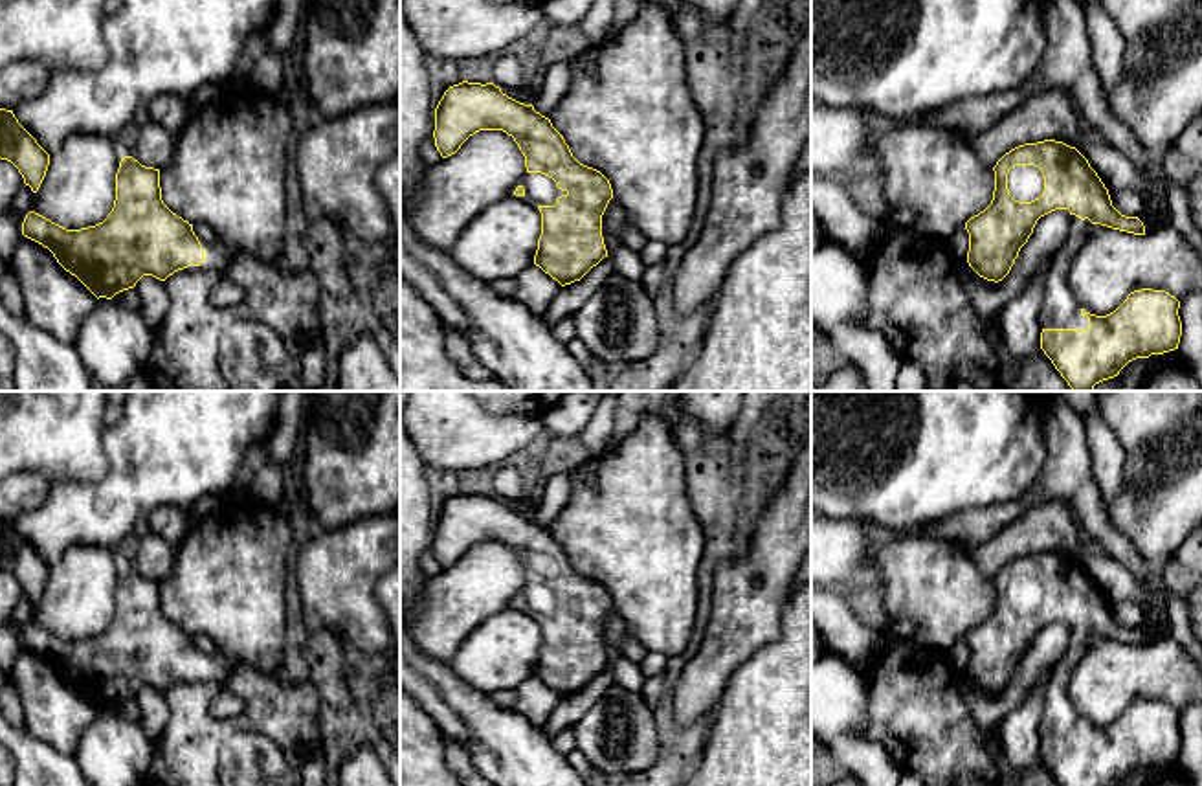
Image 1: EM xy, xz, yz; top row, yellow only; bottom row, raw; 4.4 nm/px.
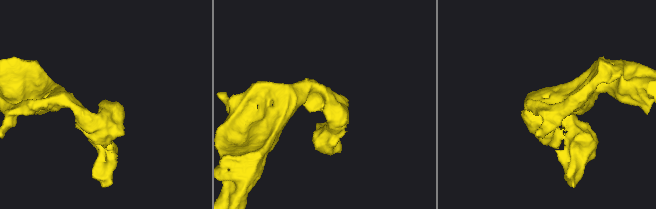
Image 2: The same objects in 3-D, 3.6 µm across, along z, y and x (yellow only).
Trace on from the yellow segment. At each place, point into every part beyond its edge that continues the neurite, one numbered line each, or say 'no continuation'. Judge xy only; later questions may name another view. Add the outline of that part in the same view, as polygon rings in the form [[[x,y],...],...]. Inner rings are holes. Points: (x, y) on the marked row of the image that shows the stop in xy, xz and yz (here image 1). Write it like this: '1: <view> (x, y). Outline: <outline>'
1: xy (211, 256). Outline: [[[215,246],[215,248],[204,248],[204,261],[207,264],[218,266],[220,270],[226,268],[226,255],[228,253],[224,250],[220,250],[218,246]]]

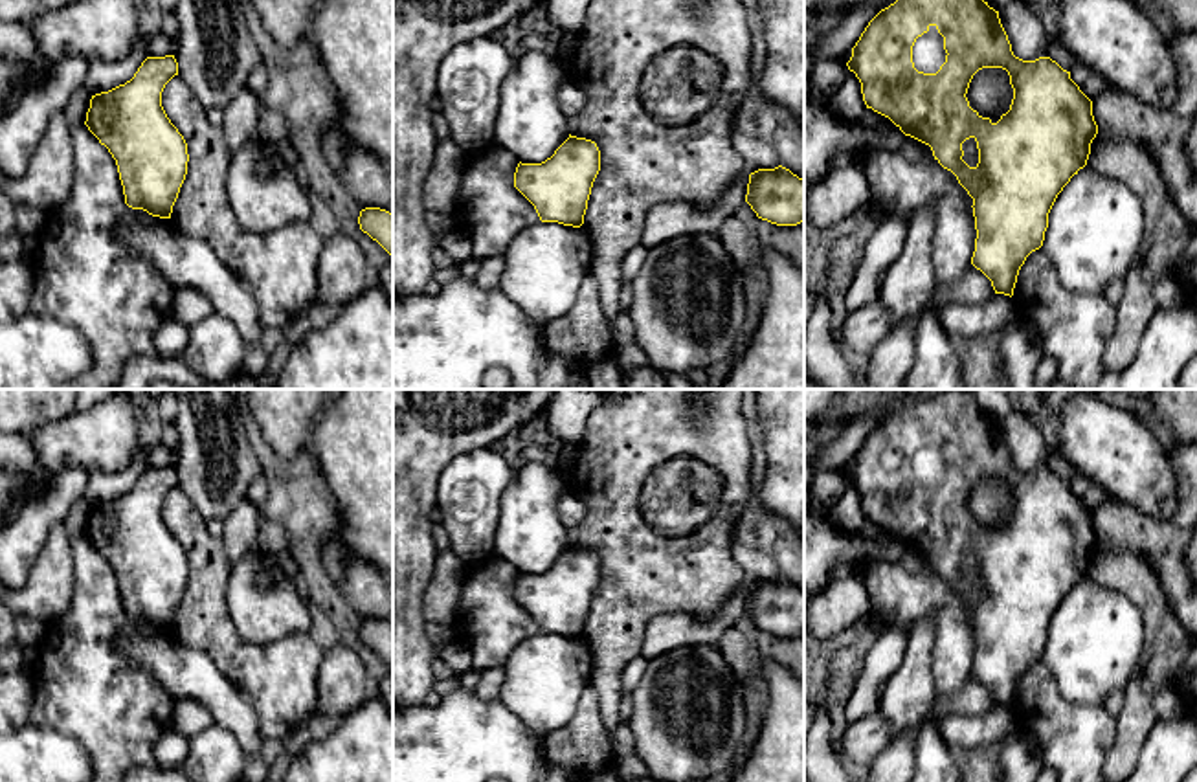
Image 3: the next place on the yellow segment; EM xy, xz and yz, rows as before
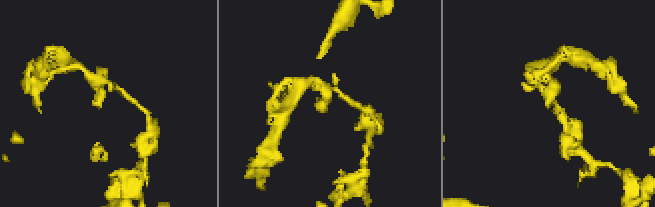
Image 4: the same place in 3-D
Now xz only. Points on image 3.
no continuation

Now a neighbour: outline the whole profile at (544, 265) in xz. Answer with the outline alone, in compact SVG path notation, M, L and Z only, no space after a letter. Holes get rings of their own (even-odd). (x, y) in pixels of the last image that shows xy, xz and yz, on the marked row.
M542 222L521 229L503 253L501 292L543 327L564 316L580 283L591 275L593 248L586 229Z

